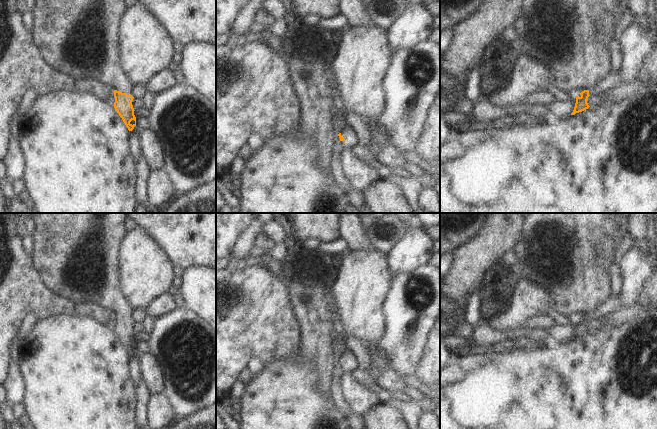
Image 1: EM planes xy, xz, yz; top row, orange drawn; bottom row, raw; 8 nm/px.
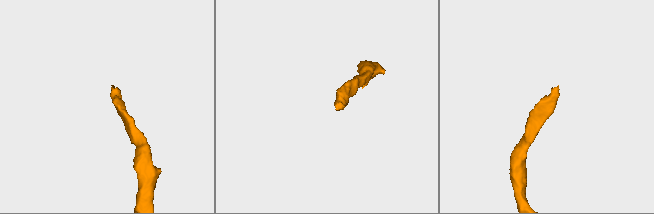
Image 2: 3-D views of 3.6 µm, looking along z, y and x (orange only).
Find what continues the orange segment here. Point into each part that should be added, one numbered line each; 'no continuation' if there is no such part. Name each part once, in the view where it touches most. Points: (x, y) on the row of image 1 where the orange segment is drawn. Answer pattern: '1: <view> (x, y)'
1: xy (79, 38).

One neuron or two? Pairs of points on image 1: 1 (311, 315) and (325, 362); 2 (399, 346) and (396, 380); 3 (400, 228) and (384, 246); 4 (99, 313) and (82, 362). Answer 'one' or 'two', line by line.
1: one
2: two
3: one
4: two

